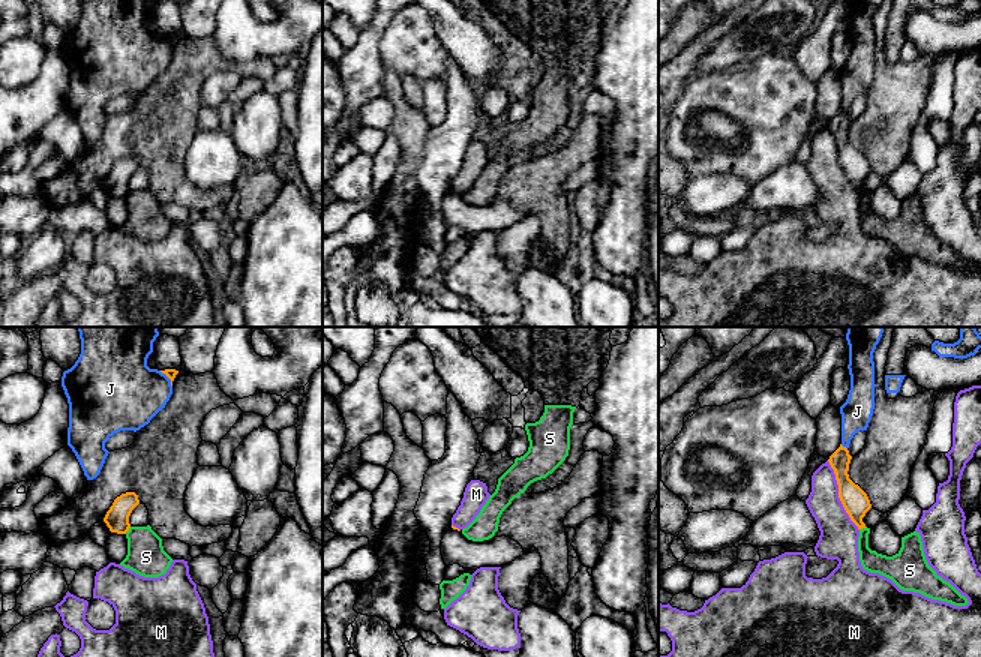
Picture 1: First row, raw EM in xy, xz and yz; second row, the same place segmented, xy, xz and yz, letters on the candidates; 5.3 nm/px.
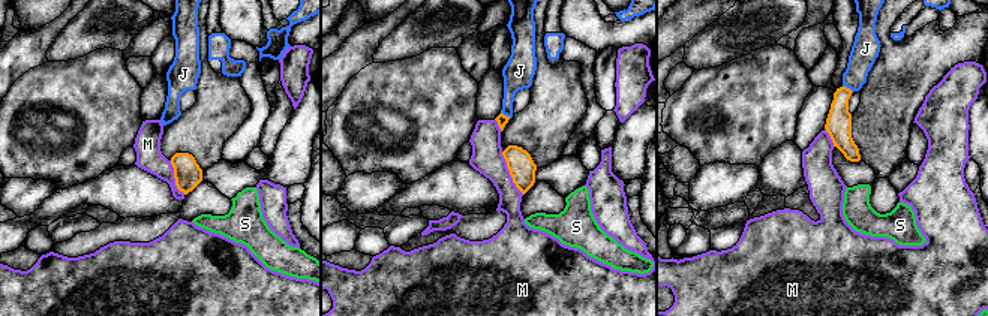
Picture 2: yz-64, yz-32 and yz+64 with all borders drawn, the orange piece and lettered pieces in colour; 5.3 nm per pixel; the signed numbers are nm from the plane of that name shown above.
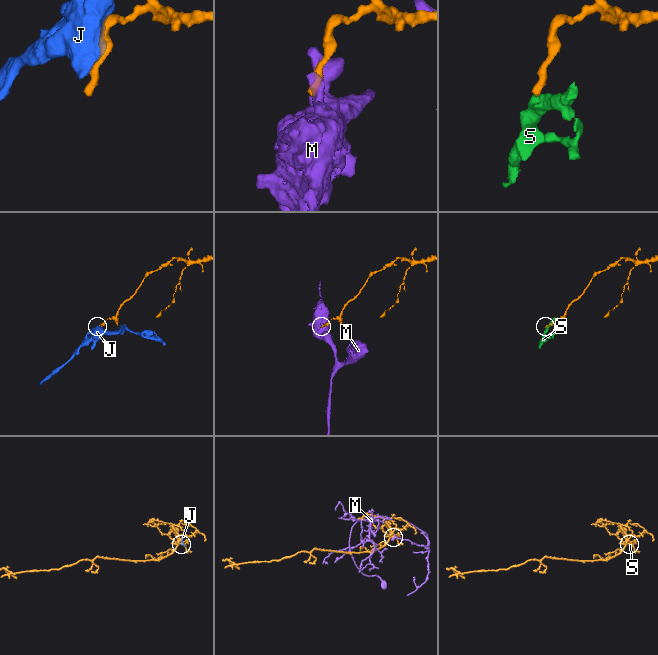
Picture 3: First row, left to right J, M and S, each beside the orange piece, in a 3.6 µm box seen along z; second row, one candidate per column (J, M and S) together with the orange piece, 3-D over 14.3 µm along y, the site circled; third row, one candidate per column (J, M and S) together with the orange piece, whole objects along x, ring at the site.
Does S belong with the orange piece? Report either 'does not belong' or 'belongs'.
does not belong

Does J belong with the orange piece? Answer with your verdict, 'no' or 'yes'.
no

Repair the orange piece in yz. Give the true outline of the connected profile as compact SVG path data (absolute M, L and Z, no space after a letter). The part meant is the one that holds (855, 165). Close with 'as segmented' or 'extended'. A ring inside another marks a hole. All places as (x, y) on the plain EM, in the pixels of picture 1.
M840 108L840 111L830 120L828 126L834 134L838 148L838 162L849 178L850 184L858 194L867 192L862 186L866 177L872 172L867 158L849 142L849 128L852 120L849 114Z; as segmented

